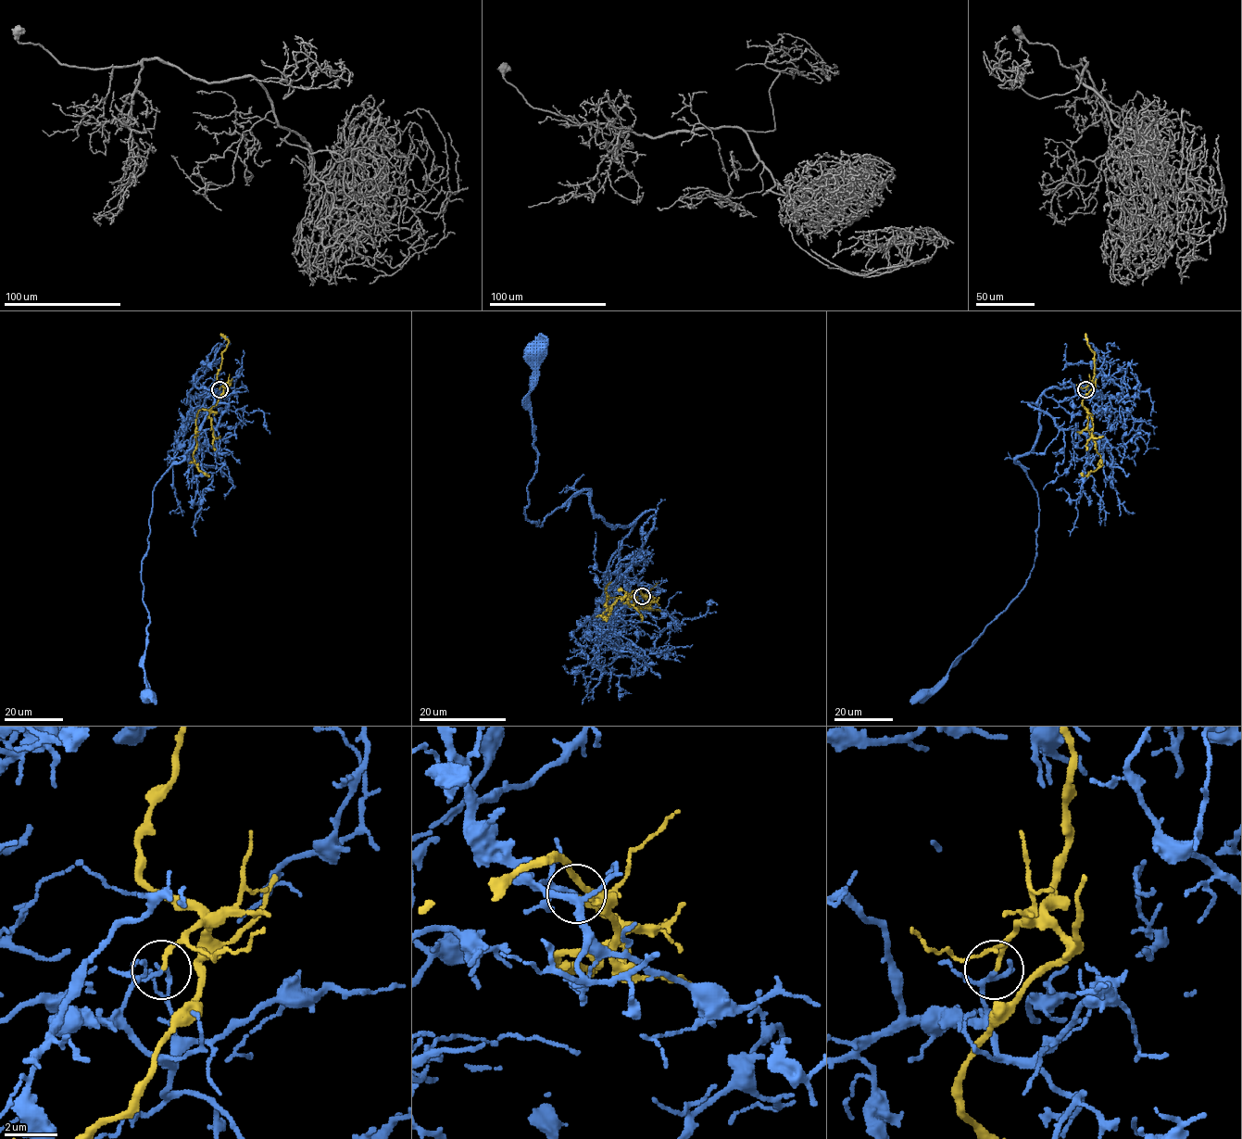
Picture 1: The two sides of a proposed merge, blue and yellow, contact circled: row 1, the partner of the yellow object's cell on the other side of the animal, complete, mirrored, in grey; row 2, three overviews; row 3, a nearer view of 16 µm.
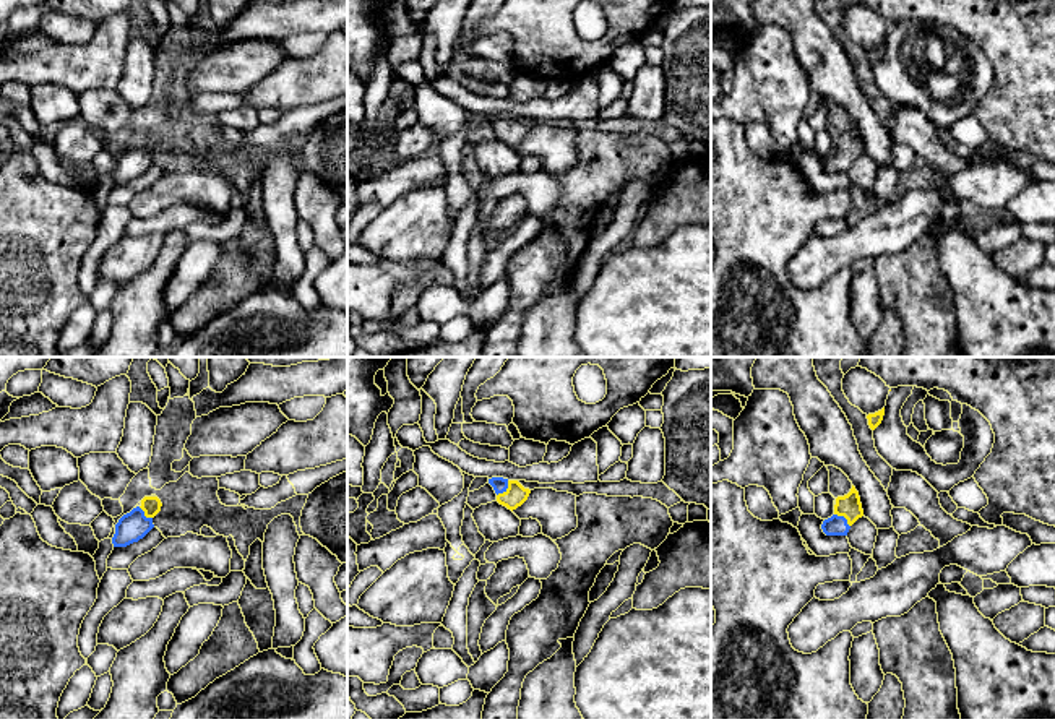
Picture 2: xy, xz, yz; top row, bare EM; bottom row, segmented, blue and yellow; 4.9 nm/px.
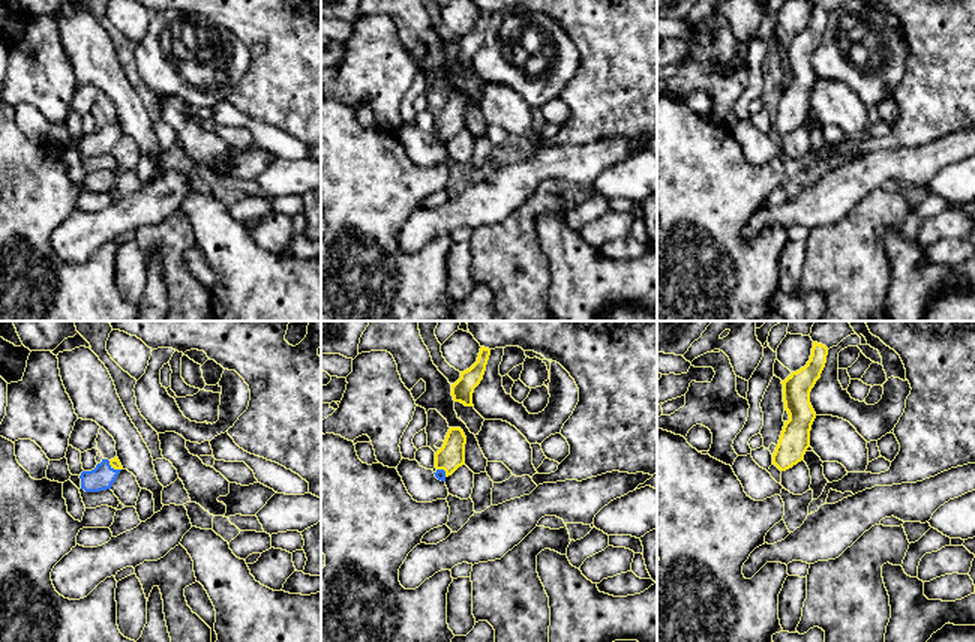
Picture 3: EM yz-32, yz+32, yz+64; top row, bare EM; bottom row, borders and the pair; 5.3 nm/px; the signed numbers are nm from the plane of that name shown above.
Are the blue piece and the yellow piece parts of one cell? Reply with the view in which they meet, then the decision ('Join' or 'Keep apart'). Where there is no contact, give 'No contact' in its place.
Touches blue in xz. Keep apart

